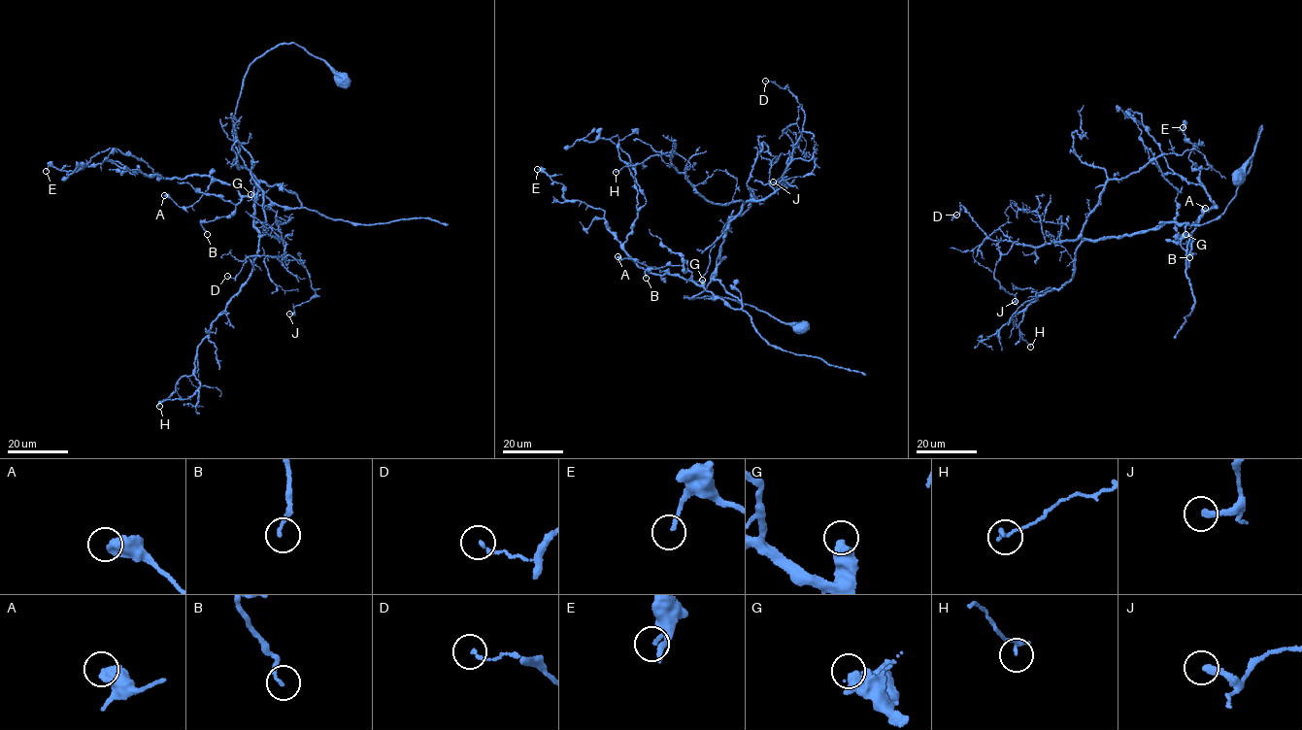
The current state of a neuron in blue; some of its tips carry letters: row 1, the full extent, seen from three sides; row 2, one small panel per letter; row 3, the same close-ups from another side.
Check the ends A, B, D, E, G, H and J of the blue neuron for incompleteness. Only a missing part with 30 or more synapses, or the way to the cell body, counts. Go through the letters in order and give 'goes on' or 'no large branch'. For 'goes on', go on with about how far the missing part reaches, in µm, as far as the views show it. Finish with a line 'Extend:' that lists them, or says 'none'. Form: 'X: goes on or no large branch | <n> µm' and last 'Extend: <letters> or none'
A: no large branch
B: no large branch
D: no large branch
E: no large branch
G: no large branch
H: no large branch
J: no large branch
Extend: none

